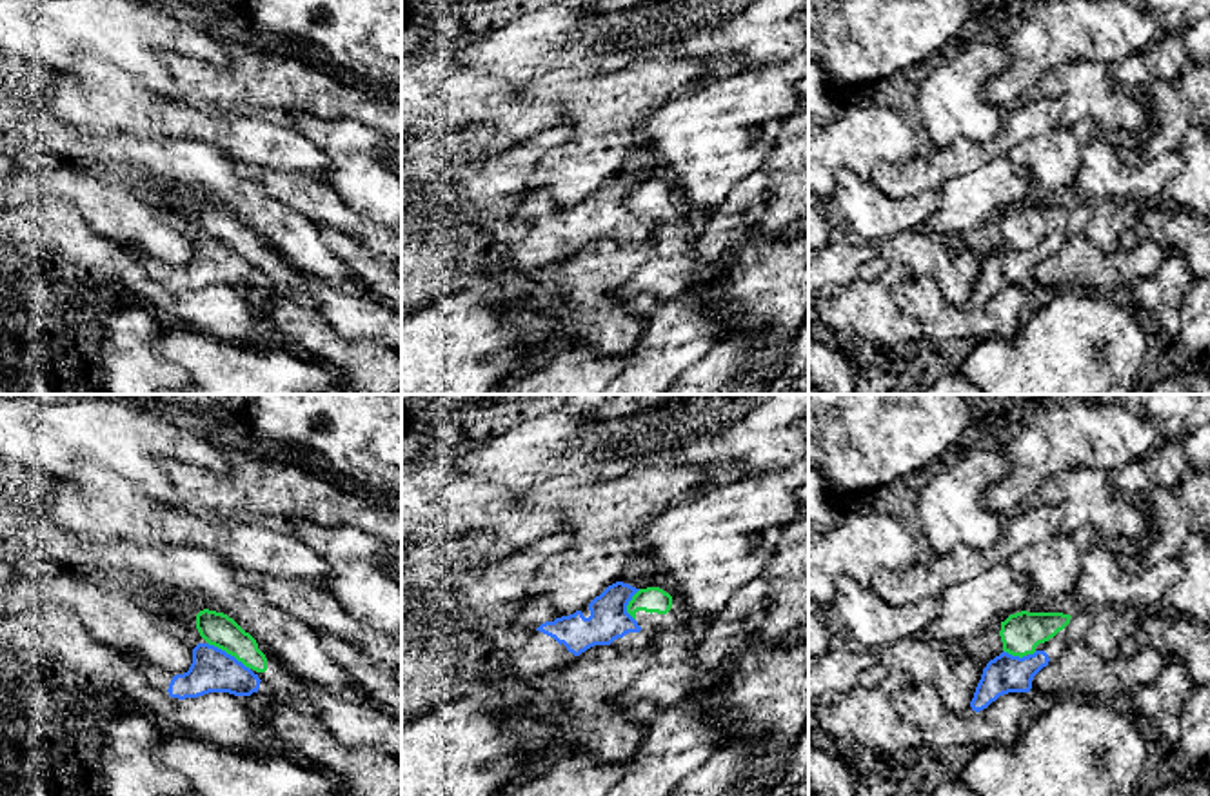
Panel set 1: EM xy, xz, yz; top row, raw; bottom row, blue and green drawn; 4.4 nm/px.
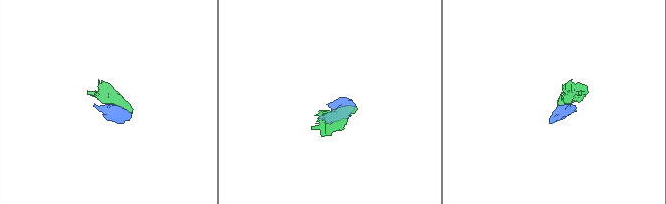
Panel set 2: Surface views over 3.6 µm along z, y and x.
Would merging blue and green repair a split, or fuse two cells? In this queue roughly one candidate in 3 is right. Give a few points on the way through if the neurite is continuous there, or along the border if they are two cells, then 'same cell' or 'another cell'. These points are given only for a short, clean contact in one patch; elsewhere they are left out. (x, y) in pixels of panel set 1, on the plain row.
along xy (208, 235), (233, 248), (249, 262) | another cell

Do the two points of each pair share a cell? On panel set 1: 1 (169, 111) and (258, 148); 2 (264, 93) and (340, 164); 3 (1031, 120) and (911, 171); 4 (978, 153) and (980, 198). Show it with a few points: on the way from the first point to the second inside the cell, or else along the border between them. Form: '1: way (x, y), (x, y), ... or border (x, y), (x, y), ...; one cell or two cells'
1: way (191, 122), (237, 135); one cell
2: border (284, 111), (309, 111), (327, 119); two cells
3: way (1001, 142), (981, 153), (963, 155), (940, 166); one cell
4: border (1007, 153), (996, 155), (981, 166), (954, 177); two cells

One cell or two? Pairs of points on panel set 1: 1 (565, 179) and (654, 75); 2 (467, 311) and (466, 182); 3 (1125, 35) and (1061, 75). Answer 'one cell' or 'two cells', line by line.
1: one cell
2: two cells
3: two cells

